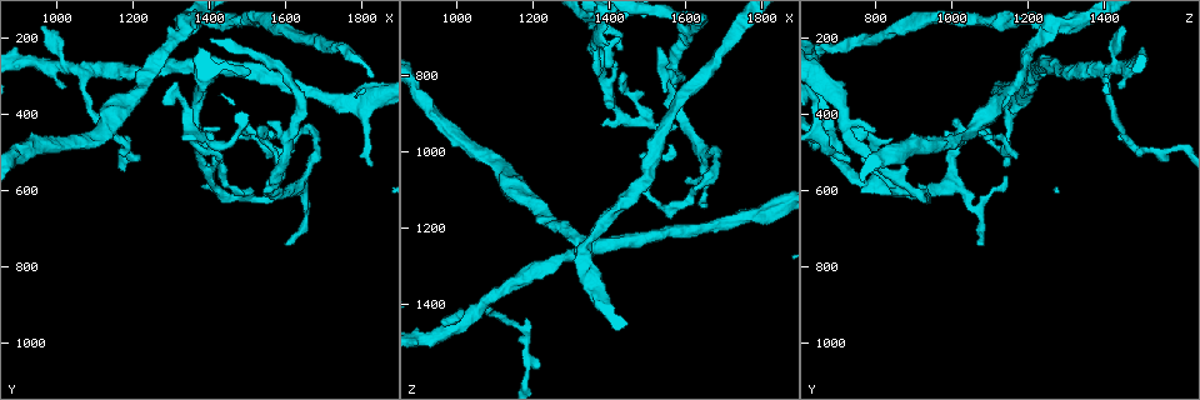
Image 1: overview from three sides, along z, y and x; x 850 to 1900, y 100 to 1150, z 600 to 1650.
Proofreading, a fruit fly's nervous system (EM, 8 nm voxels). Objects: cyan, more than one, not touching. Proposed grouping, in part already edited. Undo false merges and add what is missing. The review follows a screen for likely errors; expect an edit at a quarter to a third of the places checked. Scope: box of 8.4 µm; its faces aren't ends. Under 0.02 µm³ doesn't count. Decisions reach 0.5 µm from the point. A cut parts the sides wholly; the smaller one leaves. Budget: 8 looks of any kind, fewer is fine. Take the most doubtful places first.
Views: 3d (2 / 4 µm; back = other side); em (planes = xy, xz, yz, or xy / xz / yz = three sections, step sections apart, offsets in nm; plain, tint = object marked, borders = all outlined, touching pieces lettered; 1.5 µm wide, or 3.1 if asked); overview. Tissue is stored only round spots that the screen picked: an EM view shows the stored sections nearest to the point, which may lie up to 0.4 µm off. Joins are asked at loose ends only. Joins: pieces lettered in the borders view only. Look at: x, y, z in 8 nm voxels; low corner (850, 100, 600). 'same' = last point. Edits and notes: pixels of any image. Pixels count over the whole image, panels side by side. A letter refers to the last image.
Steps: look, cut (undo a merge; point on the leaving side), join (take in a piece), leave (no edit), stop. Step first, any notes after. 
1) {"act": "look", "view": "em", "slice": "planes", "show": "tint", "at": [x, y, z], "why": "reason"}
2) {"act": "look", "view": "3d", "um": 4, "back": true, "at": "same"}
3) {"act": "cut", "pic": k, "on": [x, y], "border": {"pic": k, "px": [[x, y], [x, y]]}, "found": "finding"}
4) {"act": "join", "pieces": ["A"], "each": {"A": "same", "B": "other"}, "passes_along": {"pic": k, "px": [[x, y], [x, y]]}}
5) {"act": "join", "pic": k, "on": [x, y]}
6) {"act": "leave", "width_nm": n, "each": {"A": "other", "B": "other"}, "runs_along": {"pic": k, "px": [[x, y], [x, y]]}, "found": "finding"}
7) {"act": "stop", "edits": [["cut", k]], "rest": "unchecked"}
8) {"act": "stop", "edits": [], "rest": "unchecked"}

{"act": "look", "view": "em", "slice": "planes", "show": "borders", "at": [1330, 185, 1250], "why": "arms part here"}

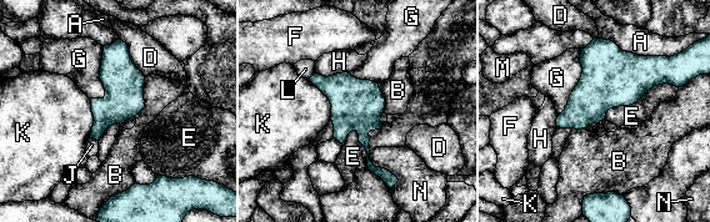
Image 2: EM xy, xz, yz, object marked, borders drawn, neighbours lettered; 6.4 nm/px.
{"act": "leave", "longest_contact_nm": ["E", 500], "each": {"A": "other", "B": "other", "D": "other", "E": "other", "F": "other", "G": "other", "H": "other", "J": "other", "K": "other", "L": "other", "M": "other", "N": "other"}, "found": "one cell here"}

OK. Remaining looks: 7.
{"act": "look", "view": "em", "slice": "xz", "step": 8, "show": "borders", "at": [965, 170, 1455], "why": "branch stops here"}

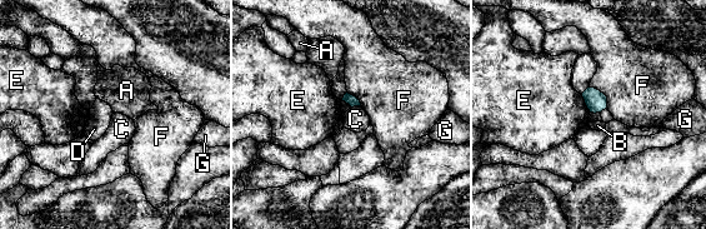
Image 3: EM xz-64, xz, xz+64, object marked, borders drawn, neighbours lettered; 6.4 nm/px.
{"act": "look", "view": "em", "slice": "planes", "show": "borders", "at": "same"}

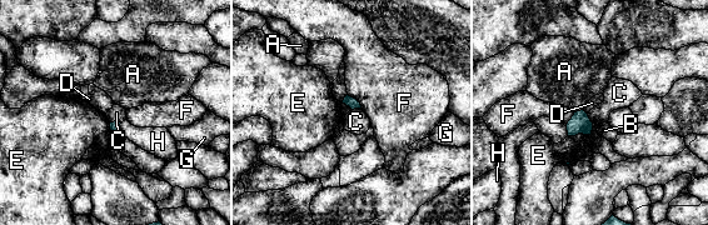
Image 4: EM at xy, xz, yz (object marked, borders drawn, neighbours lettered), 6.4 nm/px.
{"act": "leave", "each": {"A": "other", "B": "other", "C": "other", "D": "other", "E": "other", "F": "other", "G": "other", "H": "other"}, "border": {"pic": 4, "px": [[120, 121], [110, 123]]}, "found": "no lettered piece goes on from it"}

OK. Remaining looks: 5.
{"act": "look", "view": "em", "slice": "planes", "show": "borders", "at": [1830, 535, 1135], "why": "branch stops here"}

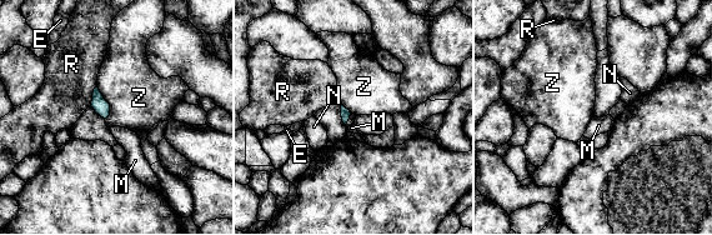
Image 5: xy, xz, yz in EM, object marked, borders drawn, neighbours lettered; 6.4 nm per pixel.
{"act": "leave", "each": {"E": "other", "M": "other", "N": "other", "R": "other", "Z": "other"}, "border": {"pic": 5, "px": [[96, 86], [109, 104], [105, 119]]}, "found": "no lettered piece goes on from it"}

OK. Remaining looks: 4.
{"act": "stop", "edits": [], "rest": "unchecked"}

